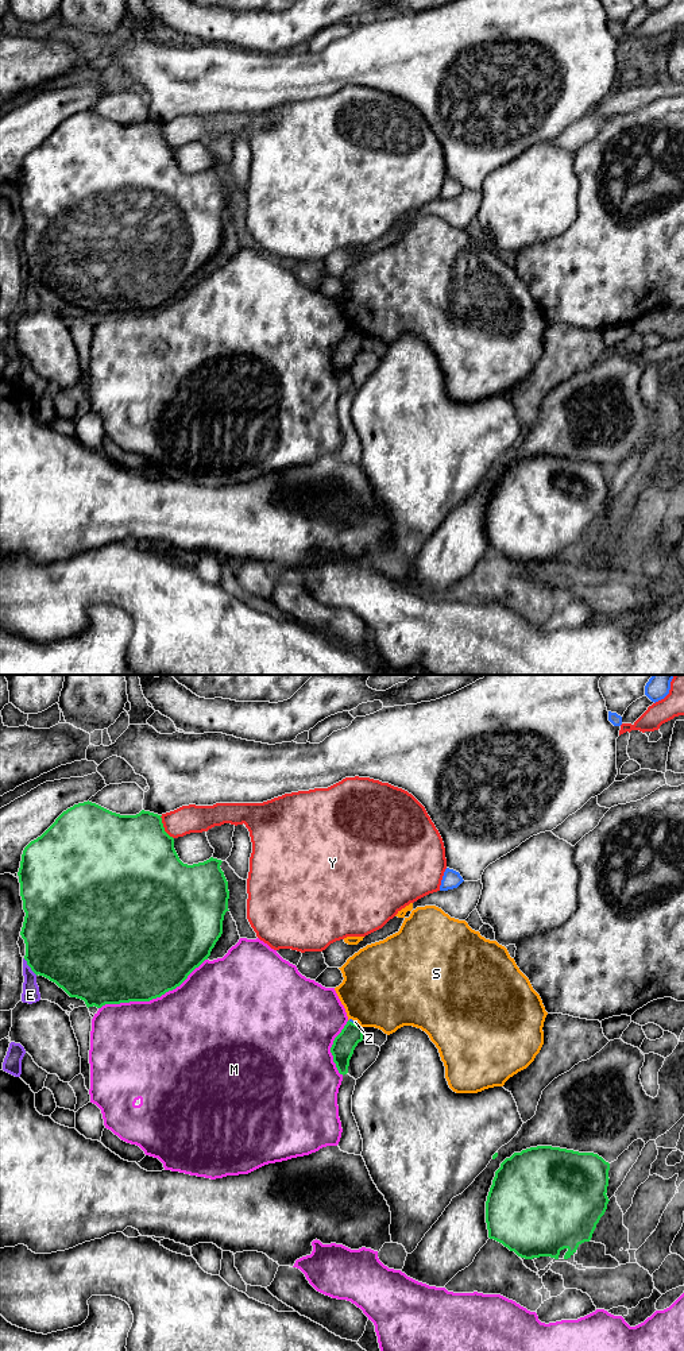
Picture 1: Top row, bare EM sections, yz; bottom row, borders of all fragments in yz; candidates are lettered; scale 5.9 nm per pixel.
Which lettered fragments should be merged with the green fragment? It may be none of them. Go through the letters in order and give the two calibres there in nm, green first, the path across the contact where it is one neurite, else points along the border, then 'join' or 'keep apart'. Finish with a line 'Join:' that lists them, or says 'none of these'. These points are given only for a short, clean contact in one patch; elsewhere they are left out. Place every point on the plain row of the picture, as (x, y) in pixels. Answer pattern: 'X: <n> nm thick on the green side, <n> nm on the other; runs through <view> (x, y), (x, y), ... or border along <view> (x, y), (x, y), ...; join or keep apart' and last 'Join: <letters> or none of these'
E: 460 nm thick on the green side, 100 nm on the other; keep apart
M: 500 nm thick on the green side, 480 nm on the other; keep apart
S: 140 nm thick on the green side, 460 nm on the other; keep apart
Y: 480 nm thick on the green side, 170 nm on the other; keep apart
Z: 140 nm thick on the green side, 20 nm on the other; border along yz (348, 329), (358, 335); keep apart
Join: none of these

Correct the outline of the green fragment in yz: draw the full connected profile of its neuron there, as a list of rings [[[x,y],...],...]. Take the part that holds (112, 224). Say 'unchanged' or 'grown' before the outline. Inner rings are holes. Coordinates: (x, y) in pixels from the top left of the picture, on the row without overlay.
unchanged; [[[88,109],[63,120],[40,146],[31,150],[23,159],[18,185],[26,221],[20,240],[26,252],[24,269],[36,285],[43,285],[55,292],[70,306],[84,309],[88,317],[130,310],[150,310],[175,298],[196,277],[208,269],[223,243],[224,224],[229,220],[228,190],[220,177],[223,170],[210,166],[204,171],[183,173],[174,158],[174,147],[165,140],[161,126],[144,119],[136,124],[120,124]]]

